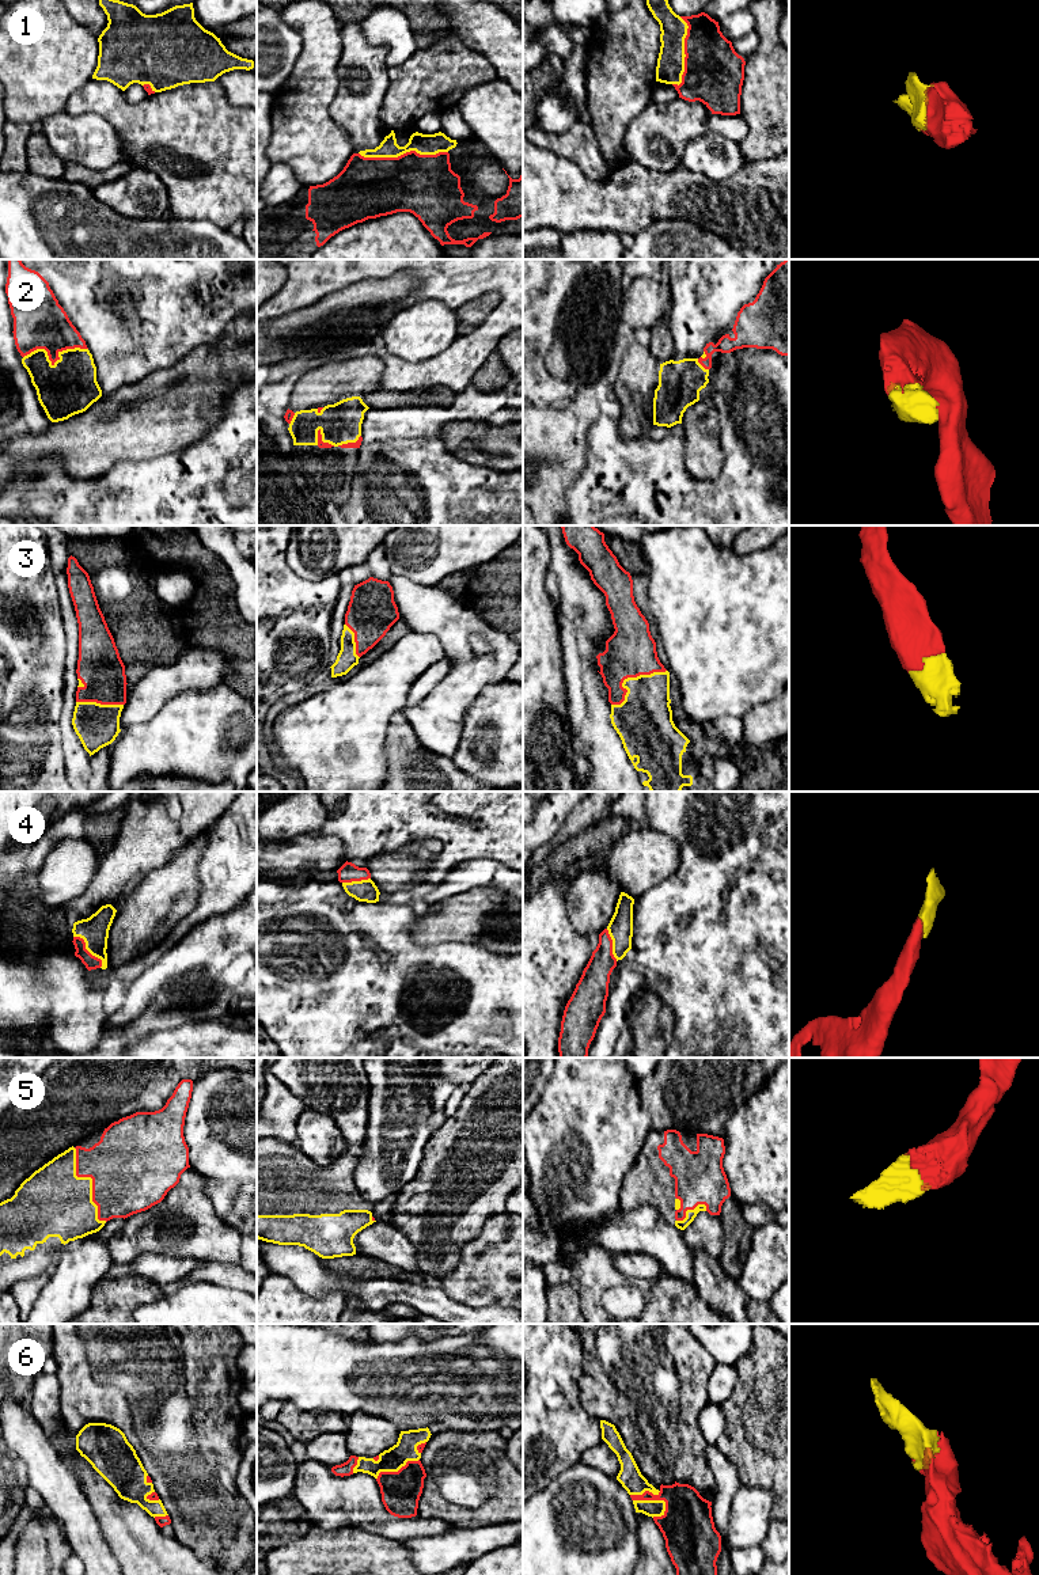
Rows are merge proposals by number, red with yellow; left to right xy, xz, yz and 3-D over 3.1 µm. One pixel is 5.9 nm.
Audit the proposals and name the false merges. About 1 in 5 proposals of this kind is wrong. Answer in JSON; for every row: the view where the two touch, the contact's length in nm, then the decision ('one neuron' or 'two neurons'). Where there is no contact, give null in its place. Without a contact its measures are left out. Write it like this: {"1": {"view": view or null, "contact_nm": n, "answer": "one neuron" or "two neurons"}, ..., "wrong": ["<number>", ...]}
{"1": {"view": "xz", "contact_nm": 550, "answer": "one neuron"}, "2": {"view": "xy", "contact_nm": 380, "answer": "one neuron"}, "3": {"view": "yz", "contact_nm": 380, "answer": "one neuron"}, "4": {"view": "xy", "contact_nm": 260, "answer": "one neuron"}, "5": {"view": "xy", "contact_nm": 480, "answer": "one neuron"}, "6": {"view": "yz", "contact_nm": 220, "answer": "one neuron"}, "wrong": []}

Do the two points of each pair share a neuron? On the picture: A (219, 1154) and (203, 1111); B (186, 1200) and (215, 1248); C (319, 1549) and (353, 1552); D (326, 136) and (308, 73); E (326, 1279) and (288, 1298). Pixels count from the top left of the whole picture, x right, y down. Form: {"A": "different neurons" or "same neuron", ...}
{"A": "same neuron", "B": "same neuron", "C": "same neuron", "D": "same neuron", "E": "different neurons"}

